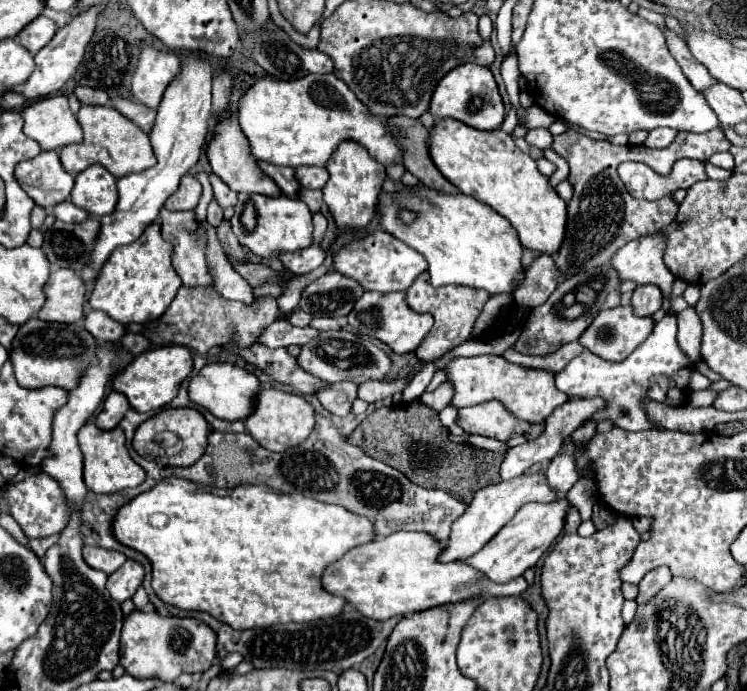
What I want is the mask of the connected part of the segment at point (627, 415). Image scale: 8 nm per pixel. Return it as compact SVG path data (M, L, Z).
M667 313L653 329L653 333L641 343L625 361L611 363L605 361L587 349L577 355L565 369L555 375L557 389L567 393L569 397L577 399L595 399L601 397L605 407L591 415L591 421L611 421L615 427L625 431L647 431L647 429L661 429L653 421L649 421L645 411L645 399L659 401L667 407L681 407L691 401L691 367L693 361L677 343L677 321L673 313Z

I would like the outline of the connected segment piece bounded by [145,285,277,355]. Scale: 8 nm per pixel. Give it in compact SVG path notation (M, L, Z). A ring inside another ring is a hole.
M181 287L177 293L177 301L169 305L169 313L149 325L149 333L145 333L155 345L163 343L179 343L205 355L211 347L223 347L233 335L239 347L253 345L265 327L269 327L277 317L277 303L275 301L255 301L251 307L245 307L237 301L227 301L219 297L211 287Z

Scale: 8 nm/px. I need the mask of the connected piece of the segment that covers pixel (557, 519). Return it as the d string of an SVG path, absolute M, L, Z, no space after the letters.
M567 499L553 501L553 503L529 503L529 505L523 505L517 511L517 517L513 517L513 521L509 521L509 525L505 525L501 529L501 533L497 533L497 537L493 537L493 541L489 541L485 545L485 549L477 551L477 555L473 555L473 557L469 557L465 561L469 565L473 565L477 571L485 573L495 583L507 583L507 581L523 575L525 569L535 567L539 557L563 533L565 515L569 511L569 505L571 503Z

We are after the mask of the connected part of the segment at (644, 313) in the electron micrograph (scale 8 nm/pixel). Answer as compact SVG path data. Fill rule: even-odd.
M639 285L633 291L631 305L635 313L641 317L651 317L657 309L661 309L661 303L663 303L663 295L657 285Z

